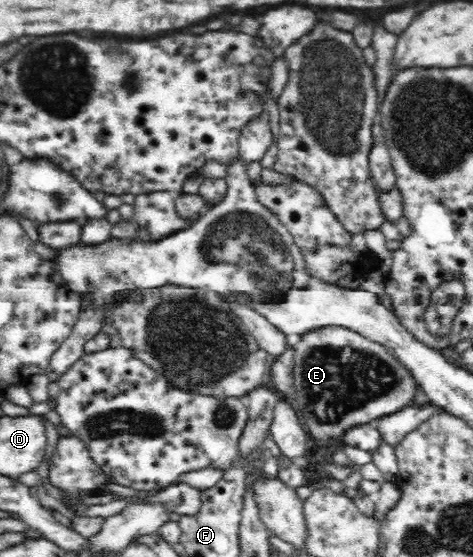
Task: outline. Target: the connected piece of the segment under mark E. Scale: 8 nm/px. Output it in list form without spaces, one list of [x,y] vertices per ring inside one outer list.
[[[328,326],[305,333],[294,346],[293,359],[296,397],[292,406],[306,423],[312,448],[336,447],[348,429],[404,409],[410,405],[416,392],[420,391],[409,369],[398,358],[392,357],[385,345],[348,328]]]

